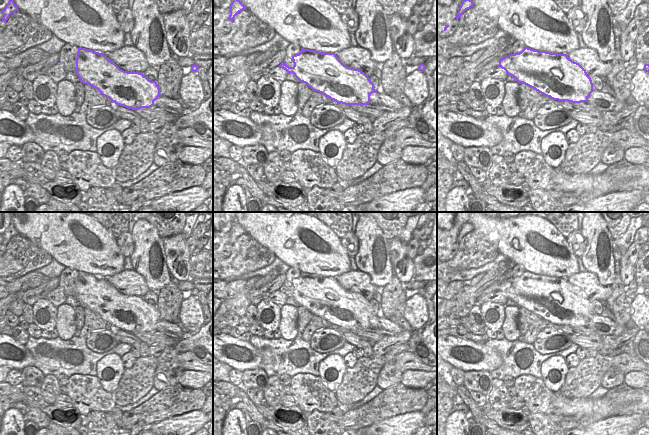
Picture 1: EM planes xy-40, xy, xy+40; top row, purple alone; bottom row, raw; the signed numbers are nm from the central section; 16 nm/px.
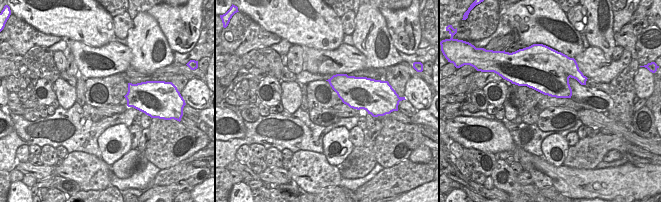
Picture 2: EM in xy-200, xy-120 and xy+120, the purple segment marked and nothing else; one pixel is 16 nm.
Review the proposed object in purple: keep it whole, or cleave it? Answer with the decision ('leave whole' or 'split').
split

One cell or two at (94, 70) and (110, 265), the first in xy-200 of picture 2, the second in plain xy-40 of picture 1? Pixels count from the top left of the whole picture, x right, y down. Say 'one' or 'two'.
two

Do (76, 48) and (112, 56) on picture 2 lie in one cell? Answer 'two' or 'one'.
one

